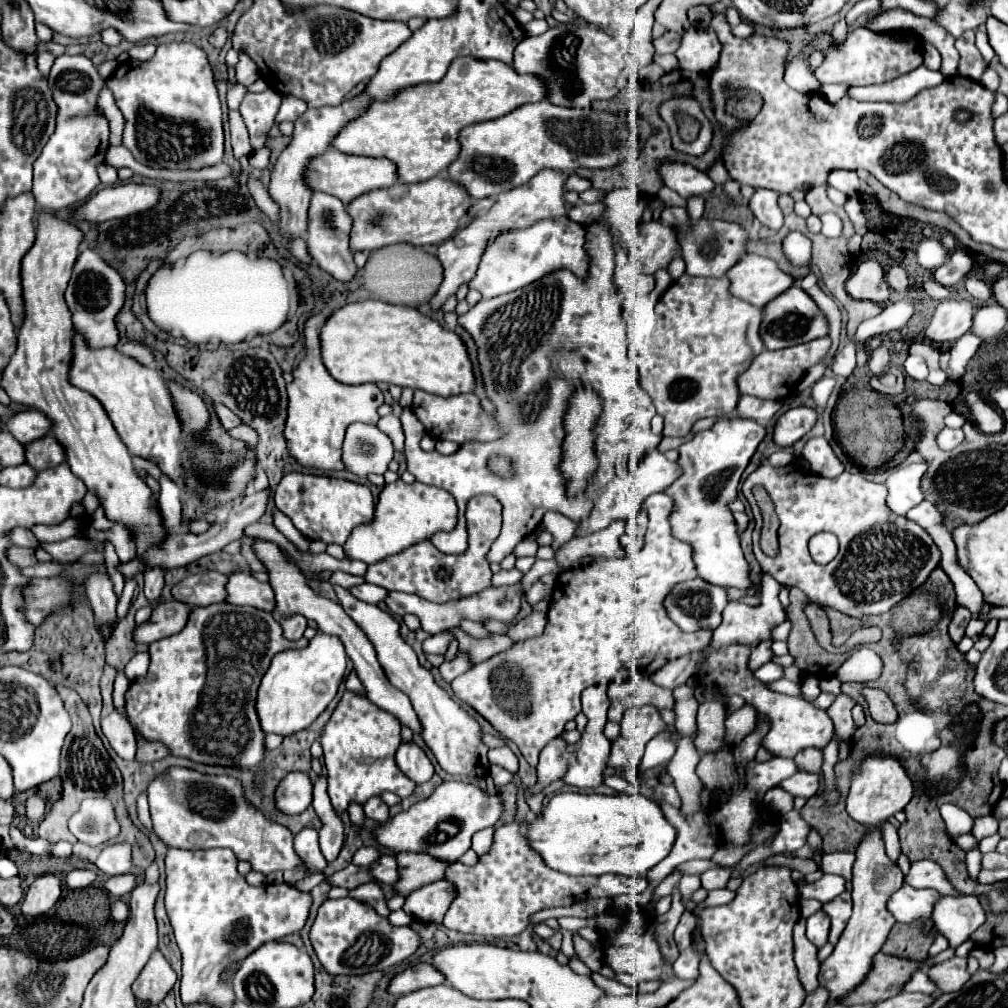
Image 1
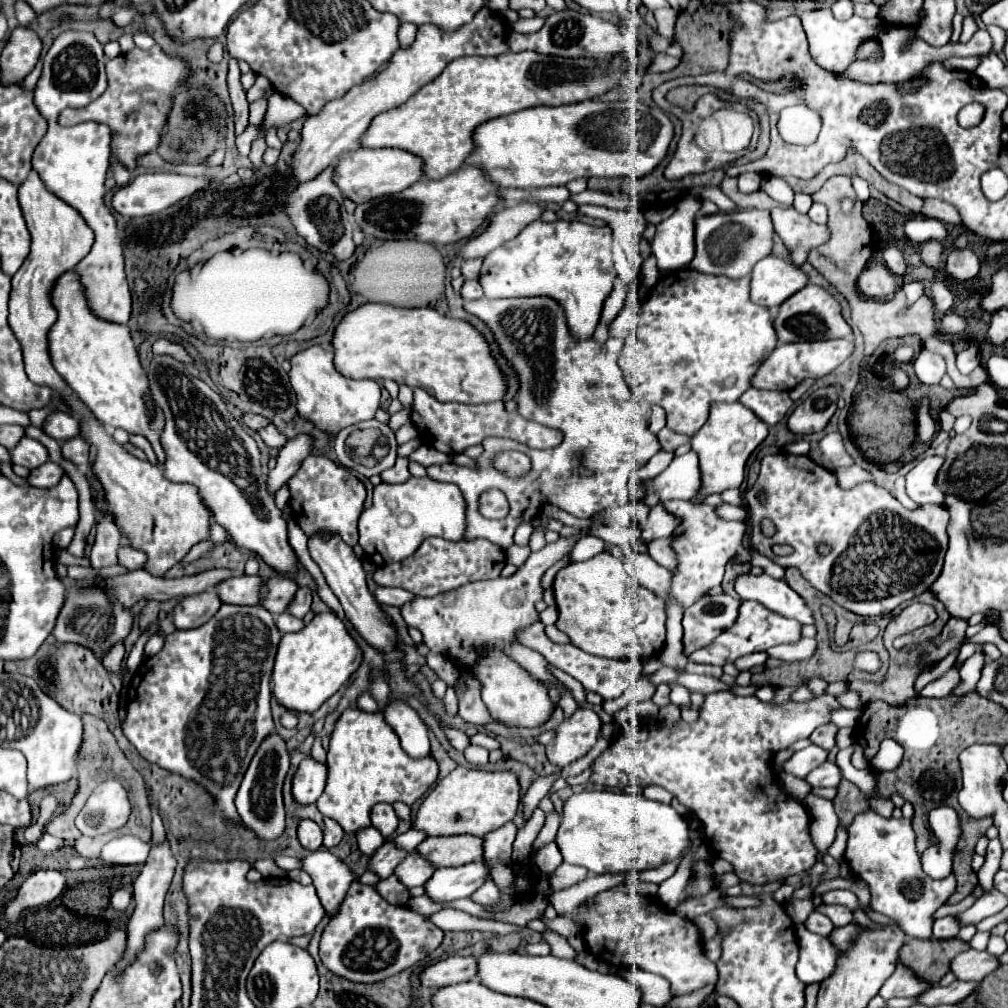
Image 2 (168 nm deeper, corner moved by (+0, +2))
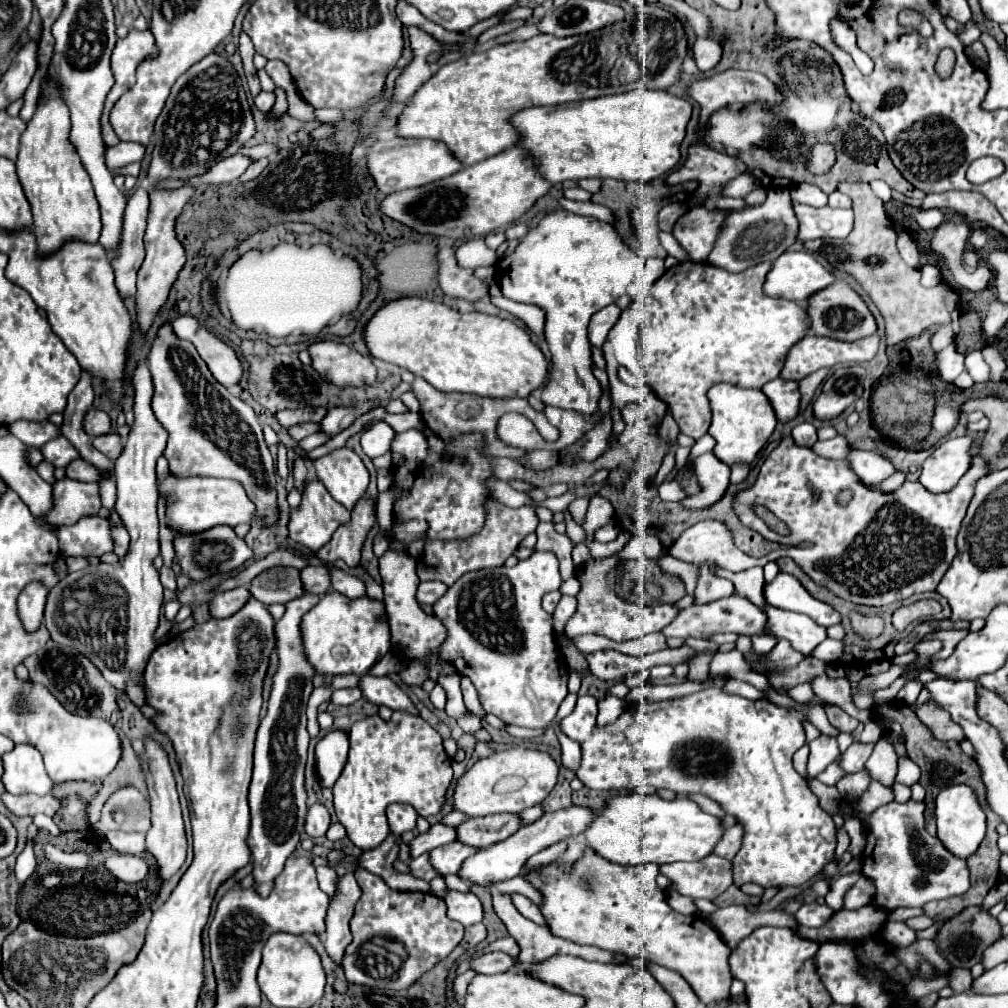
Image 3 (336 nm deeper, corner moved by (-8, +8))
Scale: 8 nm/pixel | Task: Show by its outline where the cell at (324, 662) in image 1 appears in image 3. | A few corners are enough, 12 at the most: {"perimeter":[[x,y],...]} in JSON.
{"perimeter":[[327,592],[303,616],[319,674],[367,674],[389,652],[385,602]]}

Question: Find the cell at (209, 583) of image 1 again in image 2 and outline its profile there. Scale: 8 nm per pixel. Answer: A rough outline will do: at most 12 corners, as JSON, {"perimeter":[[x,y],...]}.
{"perimeter":[[231,576],[215,586],[225,604],[259,604],[261,576]]}

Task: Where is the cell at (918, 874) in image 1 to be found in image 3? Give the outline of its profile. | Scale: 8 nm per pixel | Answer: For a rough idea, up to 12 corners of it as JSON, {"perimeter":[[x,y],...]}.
{"perimeter":[[967,784],[937,796],[937,838],[969,858],[987,818]]}

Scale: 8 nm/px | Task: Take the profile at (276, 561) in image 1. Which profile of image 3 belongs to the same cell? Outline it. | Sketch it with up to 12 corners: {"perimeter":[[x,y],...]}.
{"perimeter":[[159,328],[147,356],[177,478],[239,480],[273,524],[253,408]]}

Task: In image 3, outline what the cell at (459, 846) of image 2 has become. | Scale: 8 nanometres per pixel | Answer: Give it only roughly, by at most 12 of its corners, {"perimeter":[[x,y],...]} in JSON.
{"perimeter":[[519,814],[477,816],[459,842],[485,848],[521,828]]}

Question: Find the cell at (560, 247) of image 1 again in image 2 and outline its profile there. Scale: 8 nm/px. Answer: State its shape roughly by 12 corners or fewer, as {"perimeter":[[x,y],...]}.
{"perimeter":[[537,222],[481,266],[487,298],[551,296],[579,338],[611,292],[611,228]]}

